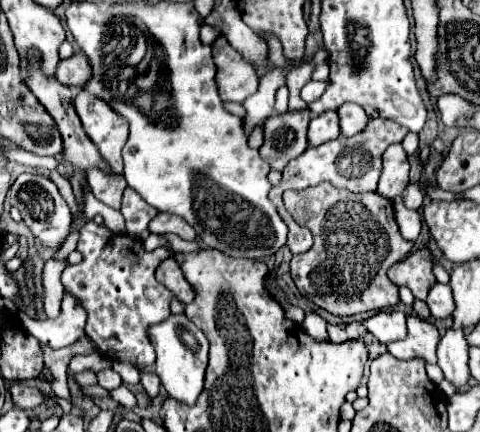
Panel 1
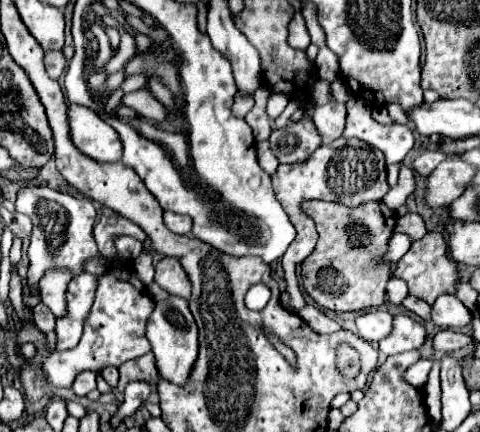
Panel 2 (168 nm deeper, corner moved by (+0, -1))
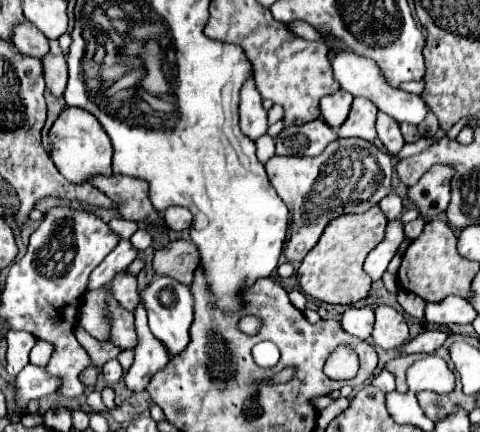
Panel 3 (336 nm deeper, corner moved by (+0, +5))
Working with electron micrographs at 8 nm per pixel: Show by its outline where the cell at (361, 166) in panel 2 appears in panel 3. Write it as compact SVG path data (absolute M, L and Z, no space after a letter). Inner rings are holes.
M339 138L321 156L271 156L265 162L269 182L289 208L289 232L283 256L291 264L301 264L307 252L321 238L327 220L343 214L363 214L391 192L393 160L363 138Z

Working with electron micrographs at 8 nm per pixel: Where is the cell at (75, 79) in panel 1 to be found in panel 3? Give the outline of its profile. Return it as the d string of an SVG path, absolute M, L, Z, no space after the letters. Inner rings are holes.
M23 20L19 26L15 26L11 44L21 54L27 54L33 58L43 58L49 52L49 42L47 42L45 34L35 30L35 26L31 26L31 22L27 22L27 20Z

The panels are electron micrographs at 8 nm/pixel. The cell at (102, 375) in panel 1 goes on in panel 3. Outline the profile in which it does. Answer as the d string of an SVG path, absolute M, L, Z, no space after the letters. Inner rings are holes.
M117 360L105 362L103 368L101 368L101 372L103 372L103 378L105 378L109 384L117 384L117 382L123 378L123 368L121 368L121 364L119 364Z

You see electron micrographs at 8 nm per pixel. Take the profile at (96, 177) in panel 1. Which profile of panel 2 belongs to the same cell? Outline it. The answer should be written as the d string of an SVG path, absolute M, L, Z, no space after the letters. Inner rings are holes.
M101 206L101 216L99 222L95 224L95 242L99 248L99 254L107 260L111 260L115 256L115 246L113 246L113 236L117 234L125 234L125 236L133 236L141 242L147 240L147 234L129 218L121 216L119 212L111 210L109 206Z

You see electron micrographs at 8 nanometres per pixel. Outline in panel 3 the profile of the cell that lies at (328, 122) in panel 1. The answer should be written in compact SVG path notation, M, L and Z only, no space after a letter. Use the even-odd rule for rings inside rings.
M337 90L337 92L321 98L321 116L325 118L325 122L331 128L339 128L347 120L351 102L353 102L351 94L347 94L345 90Z

